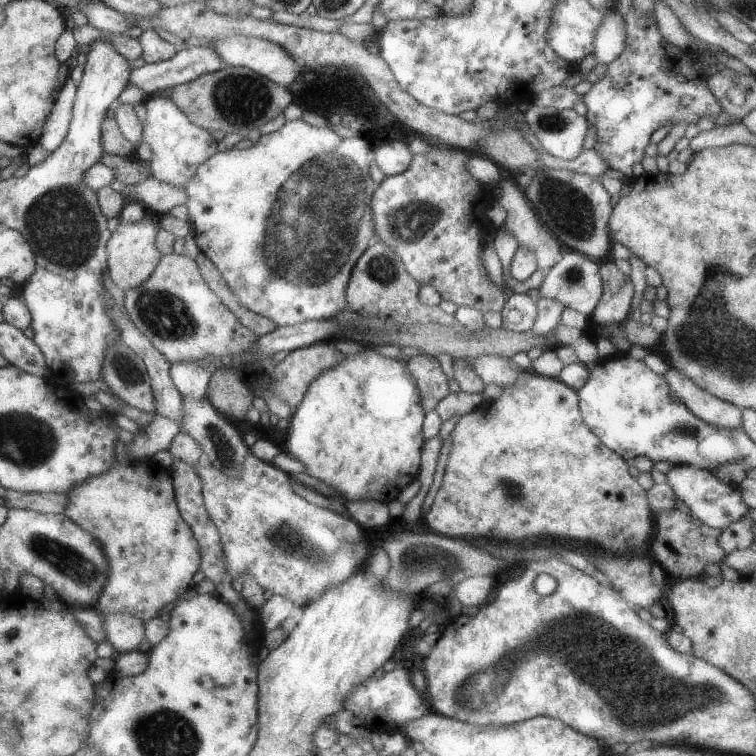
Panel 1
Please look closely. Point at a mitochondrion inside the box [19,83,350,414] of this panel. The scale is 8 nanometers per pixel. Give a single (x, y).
(61, 223)

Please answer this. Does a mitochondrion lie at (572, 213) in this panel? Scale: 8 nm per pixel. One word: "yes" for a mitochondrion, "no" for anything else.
yes

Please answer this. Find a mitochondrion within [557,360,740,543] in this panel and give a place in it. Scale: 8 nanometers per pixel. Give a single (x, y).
(684, 431)

